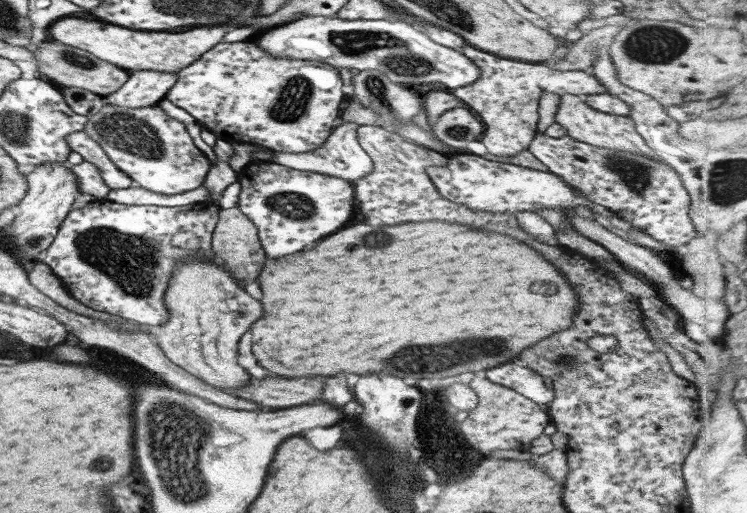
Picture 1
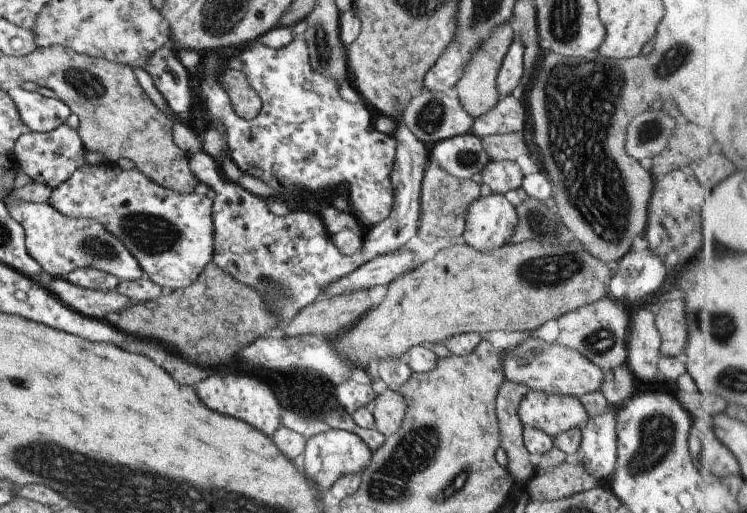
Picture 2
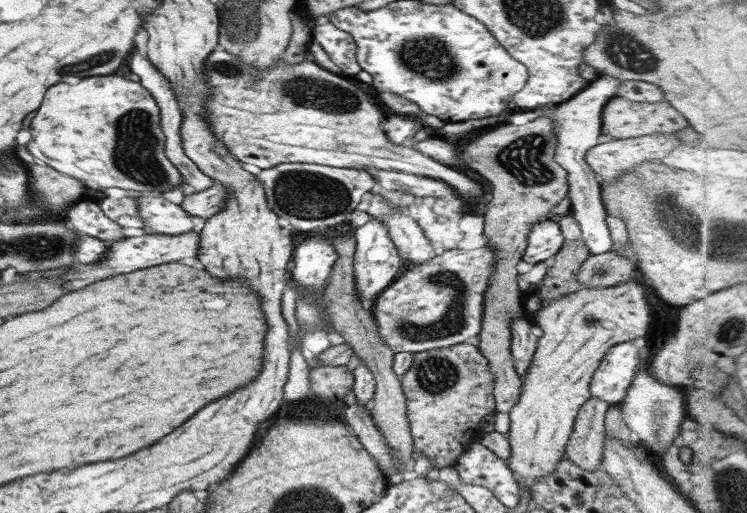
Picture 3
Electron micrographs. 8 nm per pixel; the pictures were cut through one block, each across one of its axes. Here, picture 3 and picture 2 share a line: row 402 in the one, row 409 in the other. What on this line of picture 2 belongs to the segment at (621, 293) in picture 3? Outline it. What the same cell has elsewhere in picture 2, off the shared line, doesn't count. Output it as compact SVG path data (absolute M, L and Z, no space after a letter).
M532 389L519 402L517 415L524 427L541 430L551 437L574 427L582 428L589 420L589 414L577 398Z

